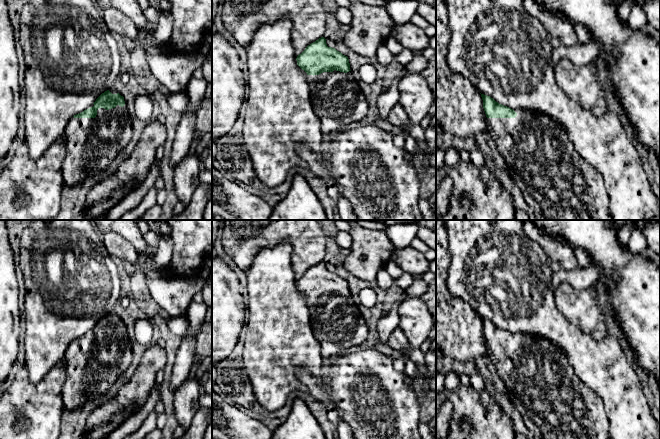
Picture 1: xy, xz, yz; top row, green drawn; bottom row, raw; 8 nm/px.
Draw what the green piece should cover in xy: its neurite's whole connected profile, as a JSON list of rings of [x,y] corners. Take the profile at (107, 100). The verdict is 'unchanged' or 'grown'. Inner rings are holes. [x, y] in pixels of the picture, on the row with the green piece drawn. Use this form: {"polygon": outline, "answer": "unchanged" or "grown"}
{"polygon": [[[114,89],[102,93],[90,107],[69,120],[61,137],[66,144],[64,185],[74,186],[107,169],[132,134],[124,97]]], "answer": "grown"}

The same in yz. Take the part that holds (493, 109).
{"polygon": [[[481,94],[487,117],[488,135],[505,160],[510,176],[521,190],[537,220],[613,220],[609,196],[599,171],[588,164],[574,148],[565,129],[551,117],[522,109],[511,109]]], "answer": "grown"}

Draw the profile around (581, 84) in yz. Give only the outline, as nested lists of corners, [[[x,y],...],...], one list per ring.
[[[562,58],[554,69],[554,77],[564,94],[585,110],[596,116],[609,113],[606,90],[599,82],[599,71],[593,63],[579,66],[569,58]]]

